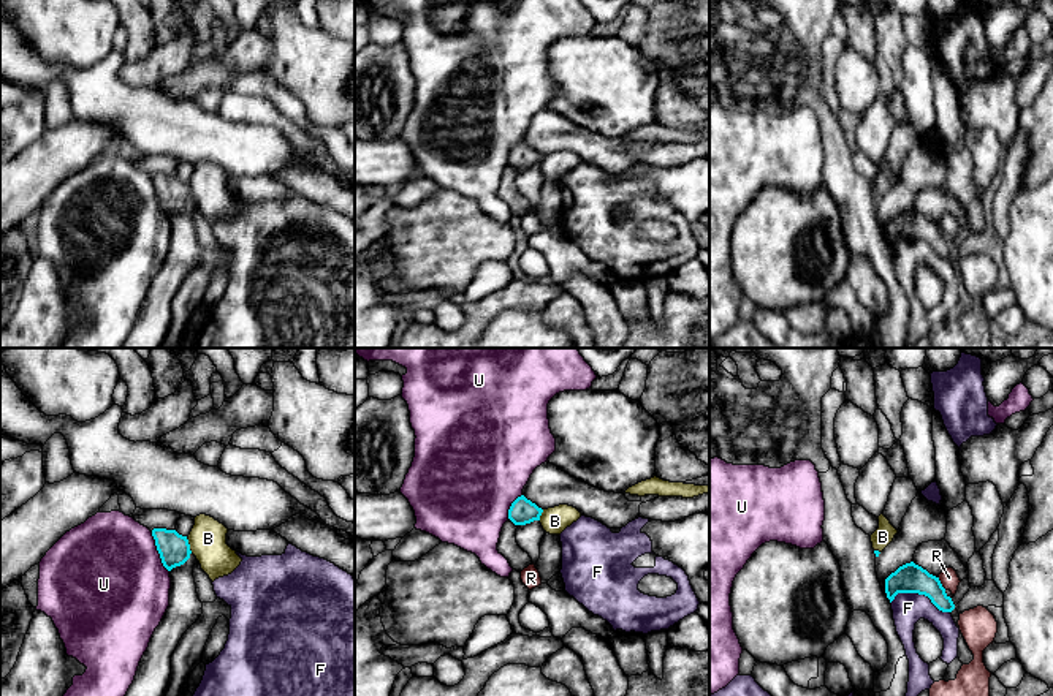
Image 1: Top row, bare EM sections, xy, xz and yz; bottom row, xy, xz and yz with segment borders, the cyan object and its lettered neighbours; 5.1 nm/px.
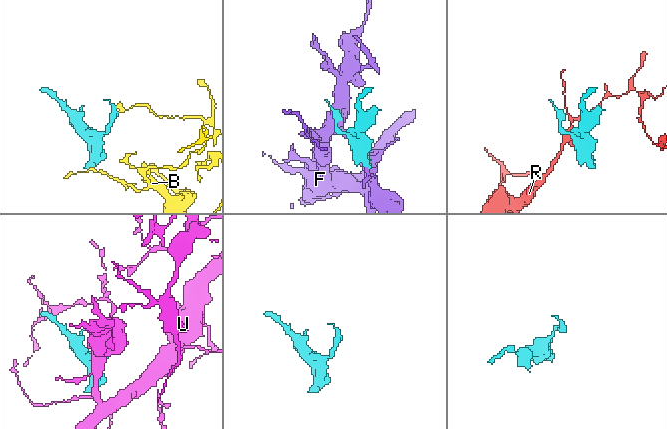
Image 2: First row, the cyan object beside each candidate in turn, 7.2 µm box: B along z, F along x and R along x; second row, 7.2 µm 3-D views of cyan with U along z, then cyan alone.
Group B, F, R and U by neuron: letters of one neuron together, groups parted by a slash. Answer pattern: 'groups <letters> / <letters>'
groups B / F / R / U

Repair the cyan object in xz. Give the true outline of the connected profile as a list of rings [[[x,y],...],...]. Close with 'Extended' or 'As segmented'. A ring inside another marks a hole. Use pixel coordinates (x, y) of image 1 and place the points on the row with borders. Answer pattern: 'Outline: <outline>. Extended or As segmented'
Outline: [[[521,495],[511,503],[508,509],[508,519],[515,525],[526,525],[534,520],[540,520],[542,513],[542,508],[538,508],[535,503]]]. As segmented

